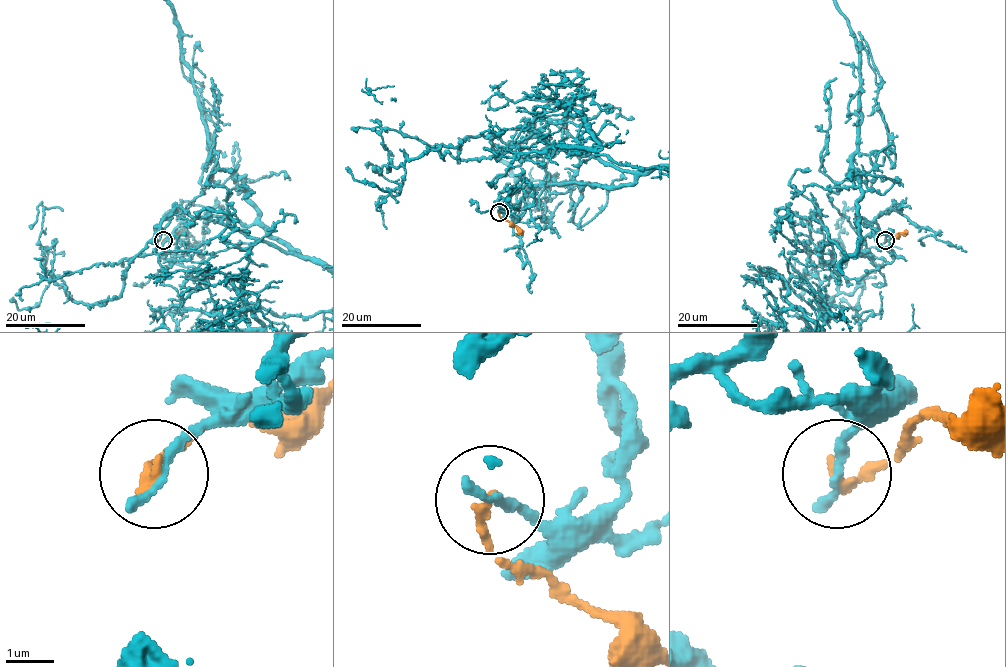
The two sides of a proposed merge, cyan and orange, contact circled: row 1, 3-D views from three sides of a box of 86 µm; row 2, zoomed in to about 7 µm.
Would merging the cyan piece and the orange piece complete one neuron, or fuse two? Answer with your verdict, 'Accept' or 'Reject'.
Reject

